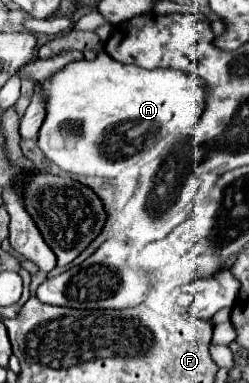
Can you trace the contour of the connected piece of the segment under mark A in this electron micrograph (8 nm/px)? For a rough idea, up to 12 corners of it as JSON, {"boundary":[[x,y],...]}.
{"boundary":[[106,52],[44,78],[38,148],[114,178],[192,128],[204,84]]}

